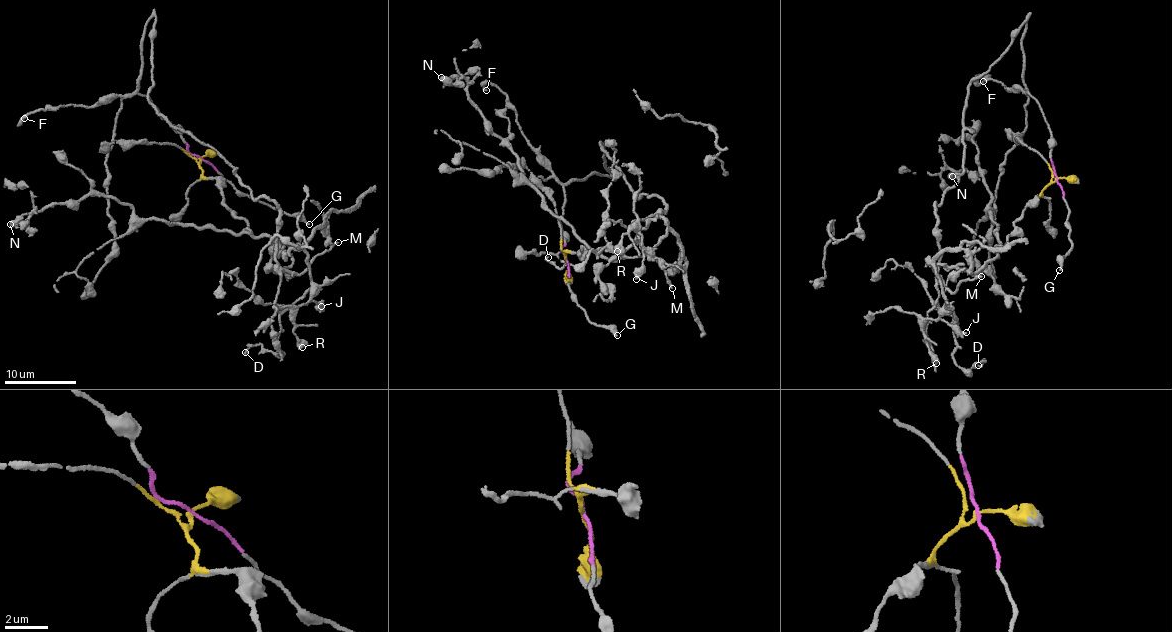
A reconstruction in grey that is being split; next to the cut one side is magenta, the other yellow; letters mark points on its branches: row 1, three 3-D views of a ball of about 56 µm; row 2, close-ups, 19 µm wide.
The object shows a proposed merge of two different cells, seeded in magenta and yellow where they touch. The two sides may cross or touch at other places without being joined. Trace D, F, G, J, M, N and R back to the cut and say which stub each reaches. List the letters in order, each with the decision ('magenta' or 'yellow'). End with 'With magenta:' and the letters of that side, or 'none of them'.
D: yellow
F: magenta
G: magenta
J: yellow
M: magenta
N: yellow
R: yellow
With magenta: F, G, M

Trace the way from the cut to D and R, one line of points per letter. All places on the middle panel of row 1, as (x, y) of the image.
D: (566, 259), (585, 247), (615, 261), (652, 219), (666, 223), (641, 256), (605, 247), (556, 268), (549, 256)
R: (566, 259), (585, 247), (615, 261), (652, 219), (666, 223), (652, 250), (632, 229), (617, 252)

